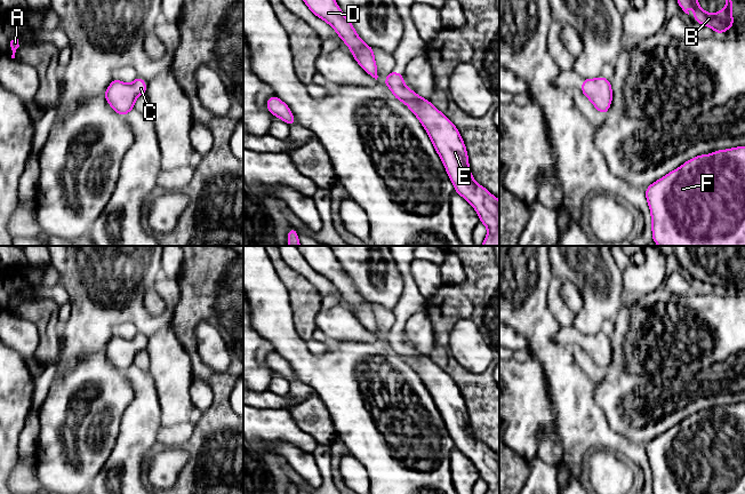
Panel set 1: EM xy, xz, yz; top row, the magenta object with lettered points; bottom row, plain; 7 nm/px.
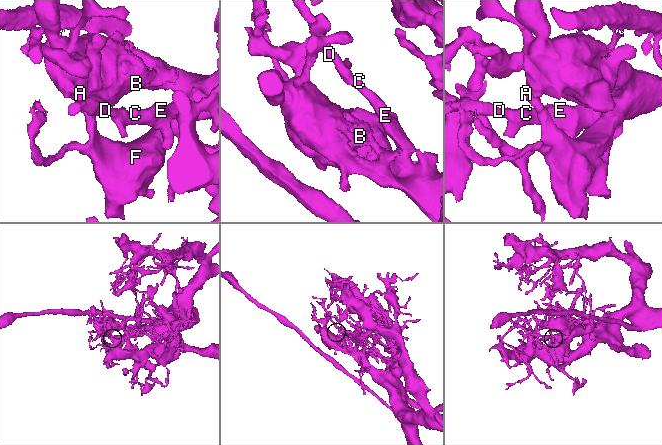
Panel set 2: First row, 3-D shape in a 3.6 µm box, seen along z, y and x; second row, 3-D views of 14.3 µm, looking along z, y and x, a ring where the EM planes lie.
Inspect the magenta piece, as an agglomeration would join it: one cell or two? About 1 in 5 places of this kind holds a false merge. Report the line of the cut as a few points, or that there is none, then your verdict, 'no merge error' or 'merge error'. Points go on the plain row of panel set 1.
no cut; no merge error

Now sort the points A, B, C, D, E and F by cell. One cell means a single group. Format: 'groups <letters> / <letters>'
groups A B C D E F

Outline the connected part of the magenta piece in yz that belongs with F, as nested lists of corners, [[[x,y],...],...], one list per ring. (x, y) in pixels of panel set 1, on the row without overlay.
[[[745,403],[684,419],[646,444],[652,494],[745,494]]]

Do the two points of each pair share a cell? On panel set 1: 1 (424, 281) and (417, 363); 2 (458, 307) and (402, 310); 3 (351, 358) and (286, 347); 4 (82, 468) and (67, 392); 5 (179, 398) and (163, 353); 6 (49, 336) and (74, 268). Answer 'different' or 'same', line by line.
1: different
2: different
3: same
4: same
5: same
6: different

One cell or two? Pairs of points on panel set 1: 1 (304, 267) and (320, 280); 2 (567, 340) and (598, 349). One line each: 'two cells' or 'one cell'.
1: one cell
2: one cell

